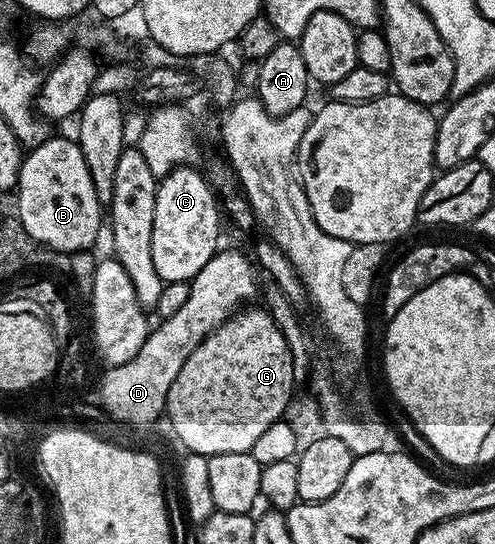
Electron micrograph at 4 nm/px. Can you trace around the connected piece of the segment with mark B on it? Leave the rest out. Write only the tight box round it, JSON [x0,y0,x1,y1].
[16,136,103,250]

